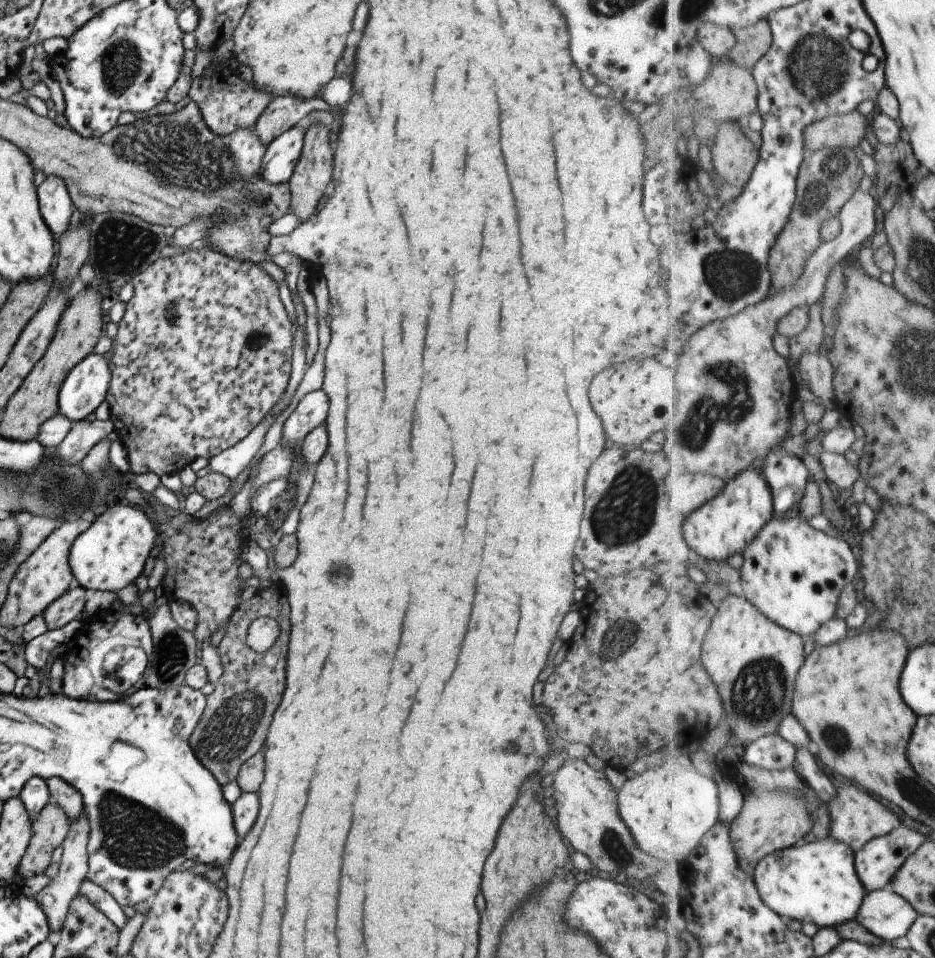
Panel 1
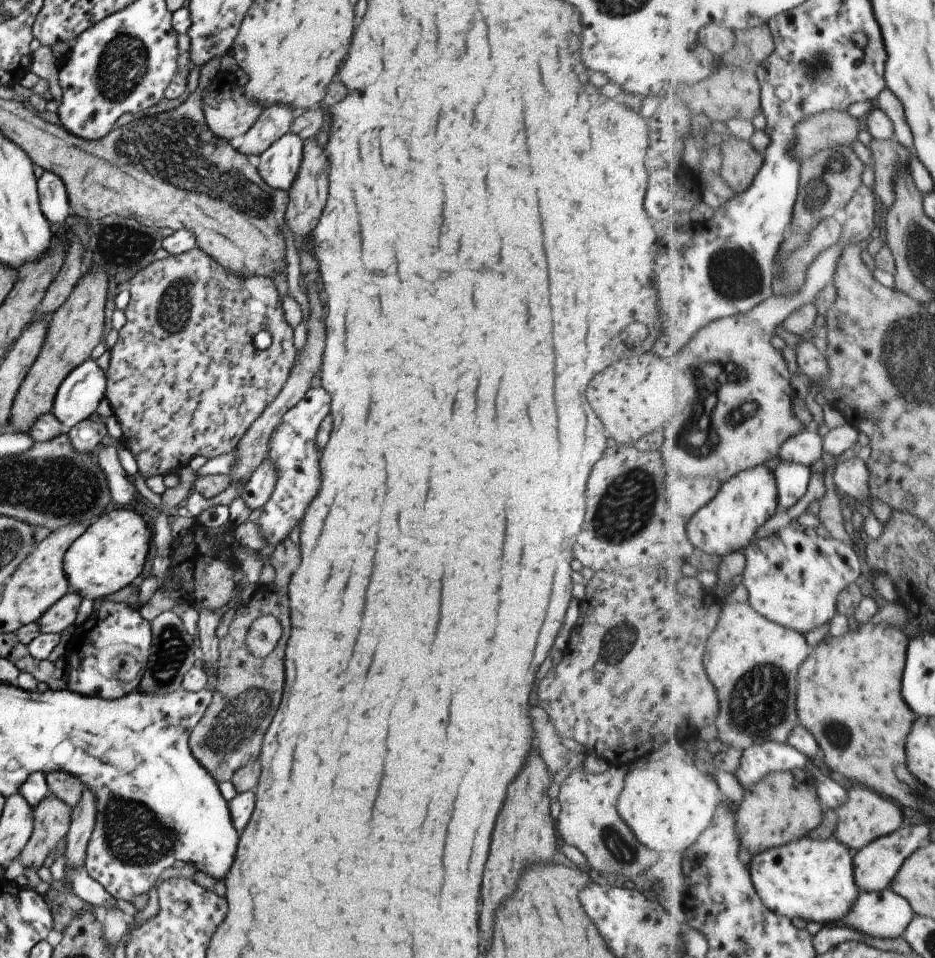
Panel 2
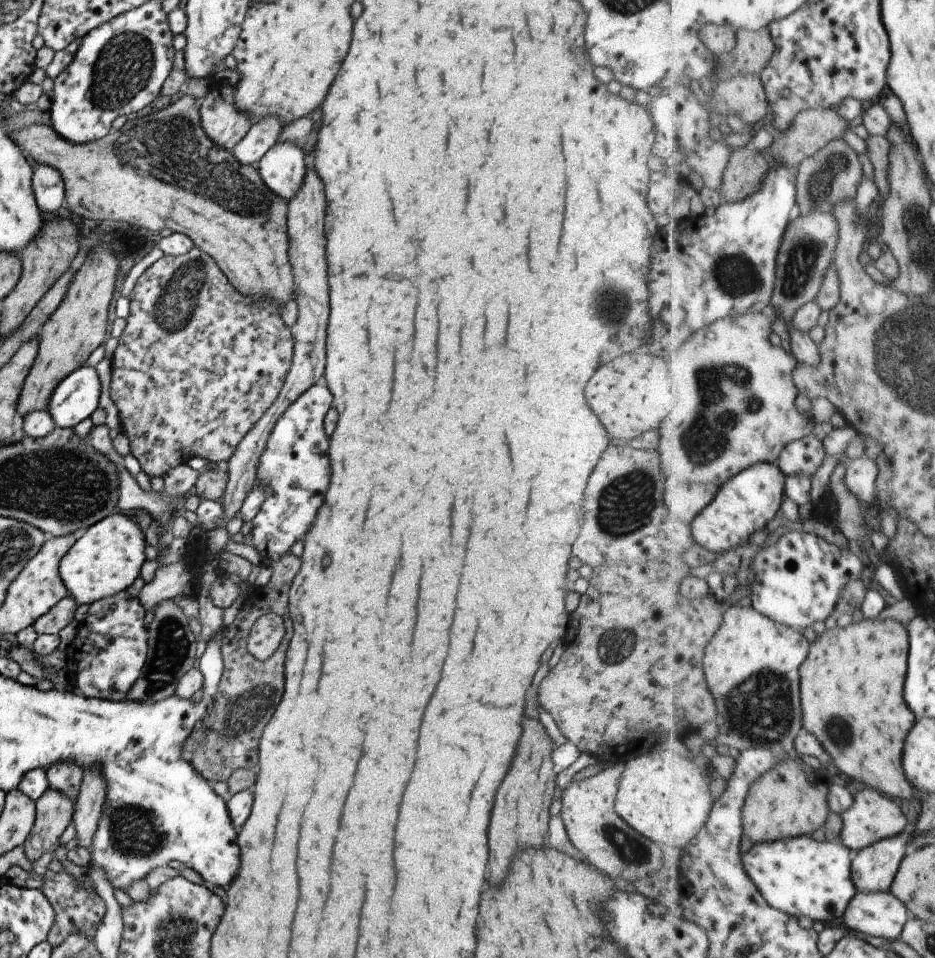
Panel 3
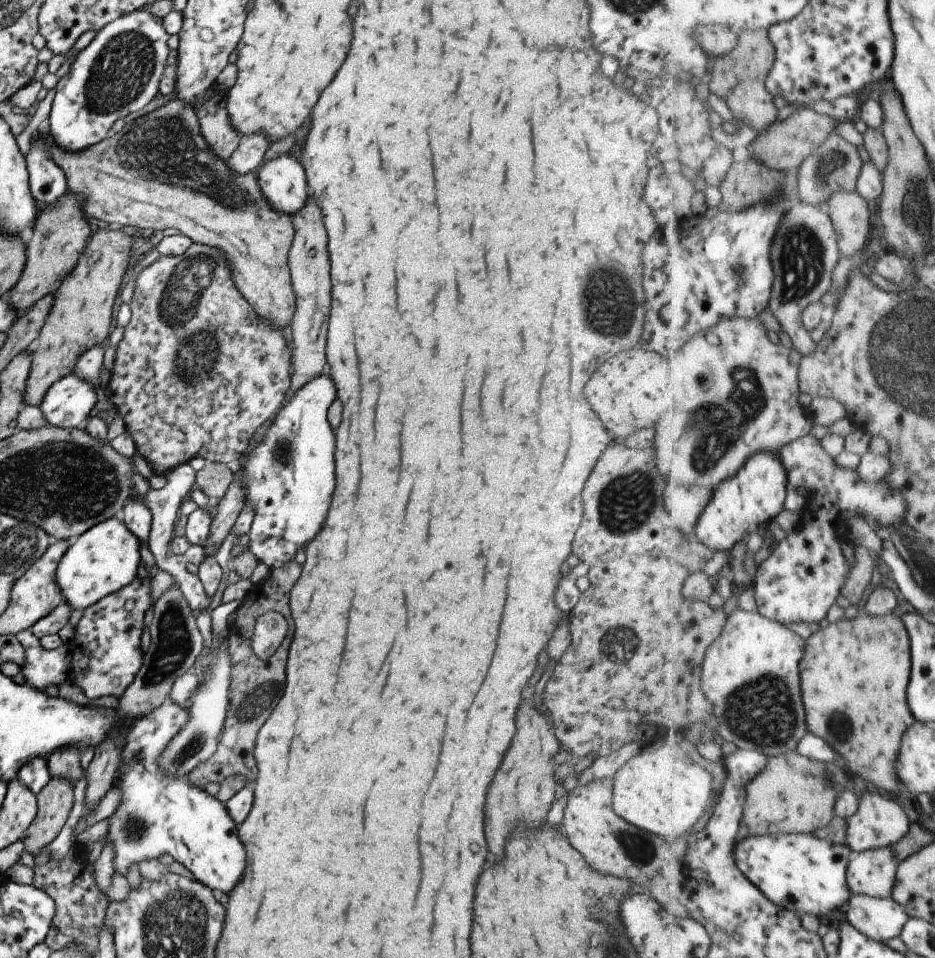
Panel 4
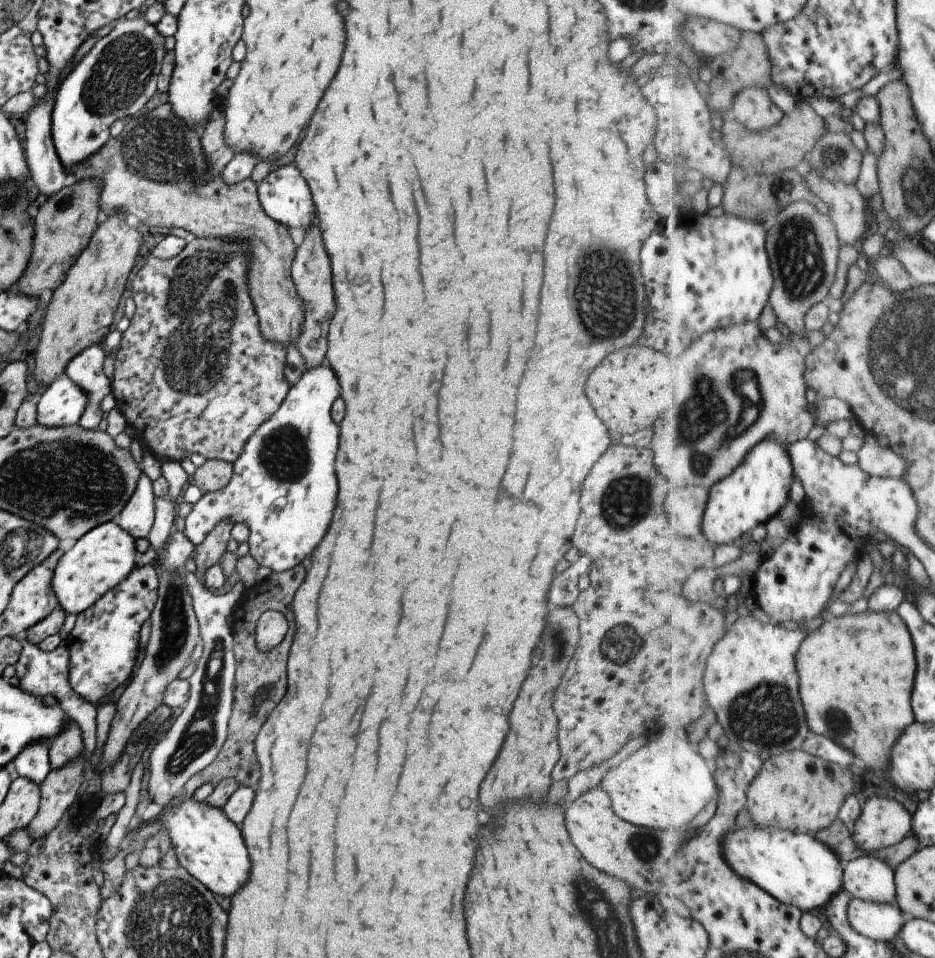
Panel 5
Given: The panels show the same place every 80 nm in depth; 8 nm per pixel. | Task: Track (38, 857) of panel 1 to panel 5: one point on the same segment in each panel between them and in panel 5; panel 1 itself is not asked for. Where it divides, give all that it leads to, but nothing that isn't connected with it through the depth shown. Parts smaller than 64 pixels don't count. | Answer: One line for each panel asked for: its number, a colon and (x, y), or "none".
2: (52, 817)
3: (54, 811)
4: (55, 801)
5: (58, 792)

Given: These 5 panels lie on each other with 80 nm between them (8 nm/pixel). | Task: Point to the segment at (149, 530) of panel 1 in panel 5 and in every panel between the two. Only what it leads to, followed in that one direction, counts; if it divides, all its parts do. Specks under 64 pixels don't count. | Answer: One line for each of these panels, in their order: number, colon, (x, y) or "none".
2: (112, 551)
3: (107, 559)
4: (104, 559)
5: (100, 559)

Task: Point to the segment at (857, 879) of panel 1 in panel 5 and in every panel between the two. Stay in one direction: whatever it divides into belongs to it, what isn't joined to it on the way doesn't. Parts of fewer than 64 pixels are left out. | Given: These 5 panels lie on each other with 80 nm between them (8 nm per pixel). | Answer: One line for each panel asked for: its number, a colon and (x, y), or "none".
2: (814, 879)
3: (805, 877)
4: (802, 872)
5: (799, 869)

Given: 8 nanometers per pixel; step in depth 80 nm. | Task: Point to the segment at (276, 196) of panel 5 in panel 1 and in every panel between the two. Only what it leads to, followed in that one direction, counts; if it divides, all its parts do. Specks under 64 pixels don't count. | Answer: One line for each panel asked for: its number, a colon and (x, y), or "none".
1: (281, 156)
2: (278, 165)
3: (282, 169)
4: (283, 181)

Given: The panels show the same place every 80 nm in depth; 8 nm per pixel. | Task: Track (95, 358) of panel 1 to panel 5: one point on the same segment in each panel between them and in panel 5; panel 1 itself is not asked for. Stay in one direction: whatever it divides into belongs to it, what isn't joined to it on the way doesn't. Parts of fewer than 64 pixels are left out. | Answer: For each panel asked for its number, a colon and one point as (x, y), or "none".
2: (78, 396)
3: (75, 399)
4: (68, 403)
5: (63, 403)

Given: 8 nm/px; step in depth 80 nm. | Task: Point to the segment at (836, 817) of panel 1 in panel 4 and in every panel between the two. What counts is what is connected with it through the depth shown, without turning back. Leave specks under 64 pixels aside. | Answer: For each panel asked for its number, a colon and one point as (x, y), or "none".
2: (867, 816)
3: (874, 817)
4: (880, 822)

